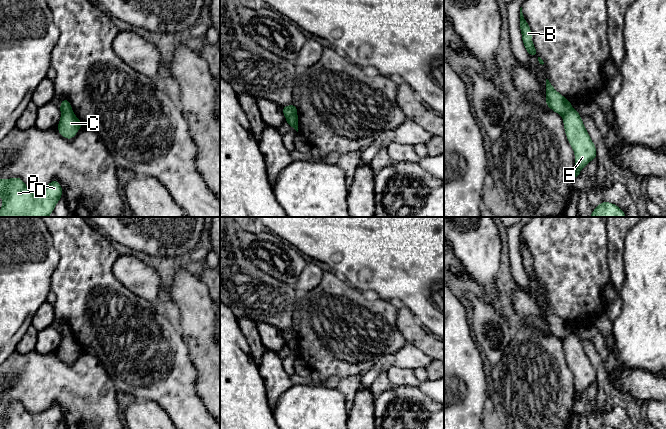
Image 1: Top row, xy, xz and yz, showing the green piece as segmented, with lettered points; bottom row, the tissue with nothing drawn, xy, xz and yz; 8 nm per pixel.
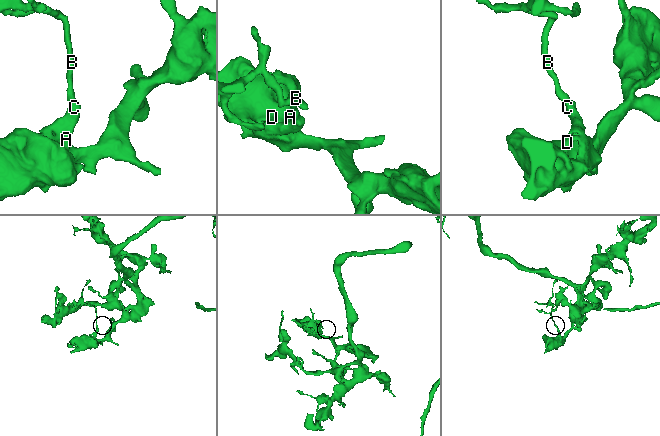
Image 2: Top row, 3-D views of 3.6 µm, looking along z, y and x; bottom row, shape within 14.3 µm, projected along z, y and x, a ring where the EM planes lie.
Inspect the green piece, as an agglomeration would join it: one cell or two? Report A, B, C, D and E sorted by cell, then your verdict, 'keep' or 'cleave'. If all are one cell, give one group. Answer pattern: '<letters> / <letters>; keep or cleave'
A C D E / B; cleave

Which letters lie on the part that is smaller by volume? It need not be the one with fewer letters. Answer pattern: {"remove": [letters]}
{"remove": ["B"]}

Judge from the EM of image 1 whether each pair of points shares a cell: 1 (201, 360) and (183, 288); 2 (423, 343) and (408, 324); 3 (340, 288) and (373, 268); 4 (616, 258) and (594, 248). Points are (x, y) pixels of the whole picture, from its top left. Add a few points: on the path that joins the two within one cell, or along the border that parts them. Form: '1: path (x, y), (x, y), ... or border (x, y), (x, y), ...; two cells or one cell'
1: path (201, 342), (197, 327), (196, 306); one cell
2: path (420, 338), (411, 329); one cell
3: border (346, 280), (361, 292); two cells
4: border (606, 232), (607, 267), (610, 278); two cells

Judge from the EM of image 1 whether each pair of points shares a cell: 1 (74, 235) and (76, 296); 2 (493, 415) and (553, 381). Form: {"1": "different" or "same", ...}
{"1": "same", "2": "same"}

